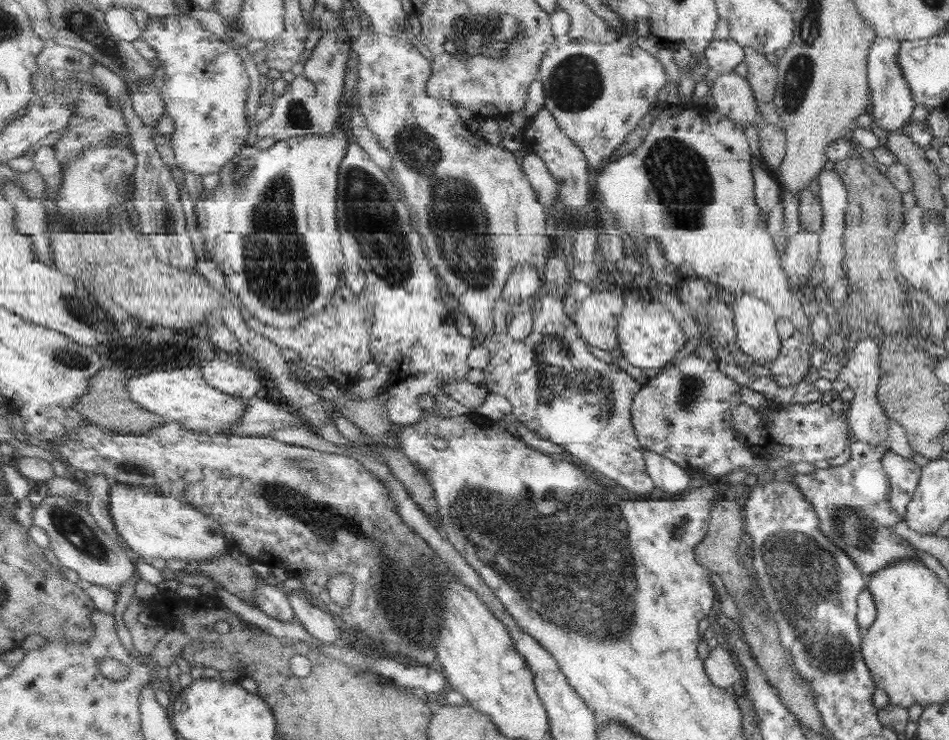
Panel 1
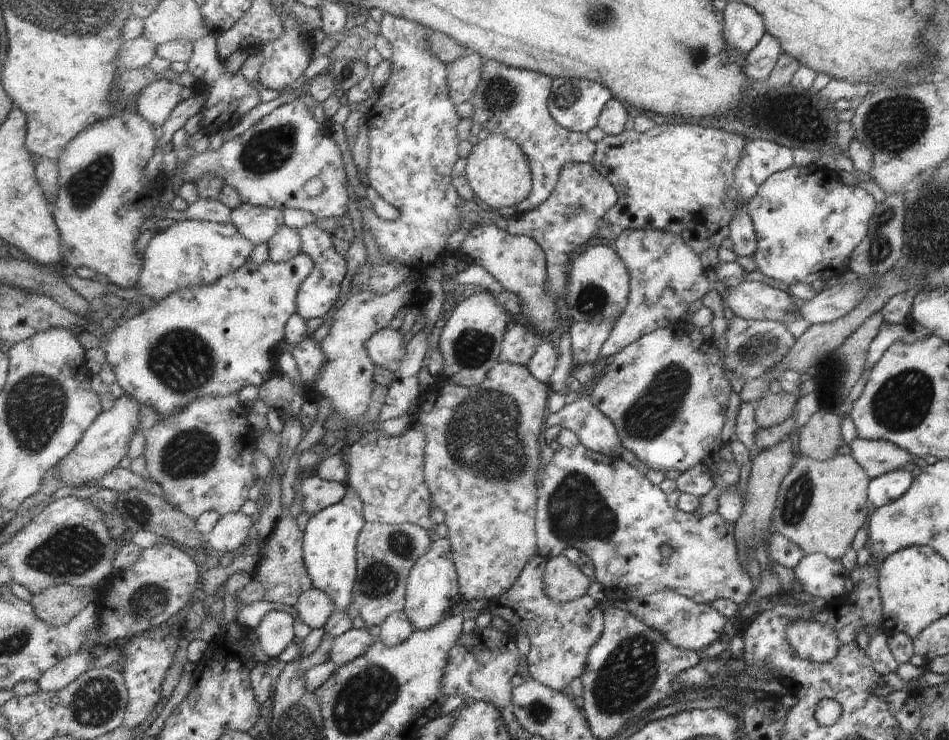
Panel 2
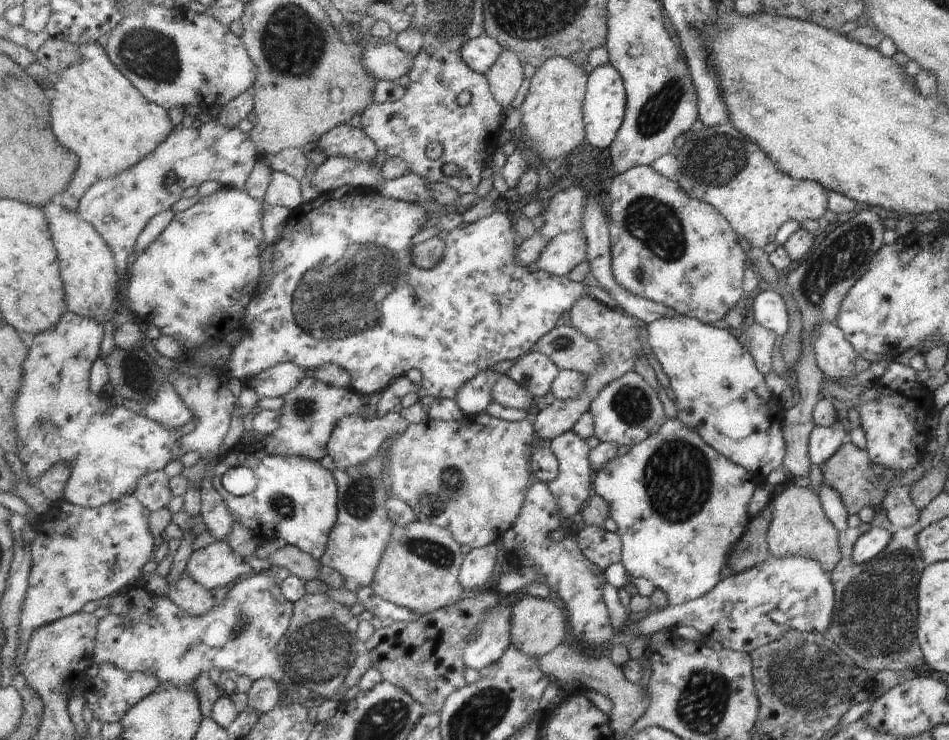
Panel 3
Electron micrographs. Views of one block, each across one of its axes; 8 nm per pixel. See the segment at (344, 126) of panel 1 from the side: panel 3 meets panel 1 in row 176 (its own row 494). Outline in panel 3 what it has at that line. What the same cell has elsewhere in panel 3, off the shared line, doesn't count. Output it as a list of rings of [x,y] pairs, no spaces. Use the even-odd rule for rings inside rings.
[[[240,444],[235,450],[220,457],[215,468],[212,484],[225,500],[229,511],[233,512],[239,518],[239,522],[243,522],[257,536],[282,537],[288,545],[297,546],[305,554],[319,560],[325,554],[325,550],[328,549],[330,535],[338,522],[340,492],[338,491],[337,478],[334,472],[325,470],[318,461],[307,460],[307,458],[301,458],[301,456],[275,456],[275,454],[265,452],[262,446]],[[239,466],[251,468],[257,474],[259,486],[253,494],[237,497],[225,489],[223,476],[229,470]]]

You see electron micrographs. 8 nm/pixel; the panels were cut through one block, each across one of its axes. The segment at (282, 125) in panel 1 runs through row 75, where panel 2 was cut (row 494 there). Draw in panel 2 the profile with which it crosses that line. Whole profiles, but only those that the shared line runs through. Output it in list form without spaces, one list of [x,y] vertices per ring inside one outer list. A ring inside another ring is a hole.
[[[318,475],[309,476],[300,486],[299,496],[302,497],[303,511],[309,516],[319,513],[329,506],[342,502],[348,490],[347,483],[325,481]]]

